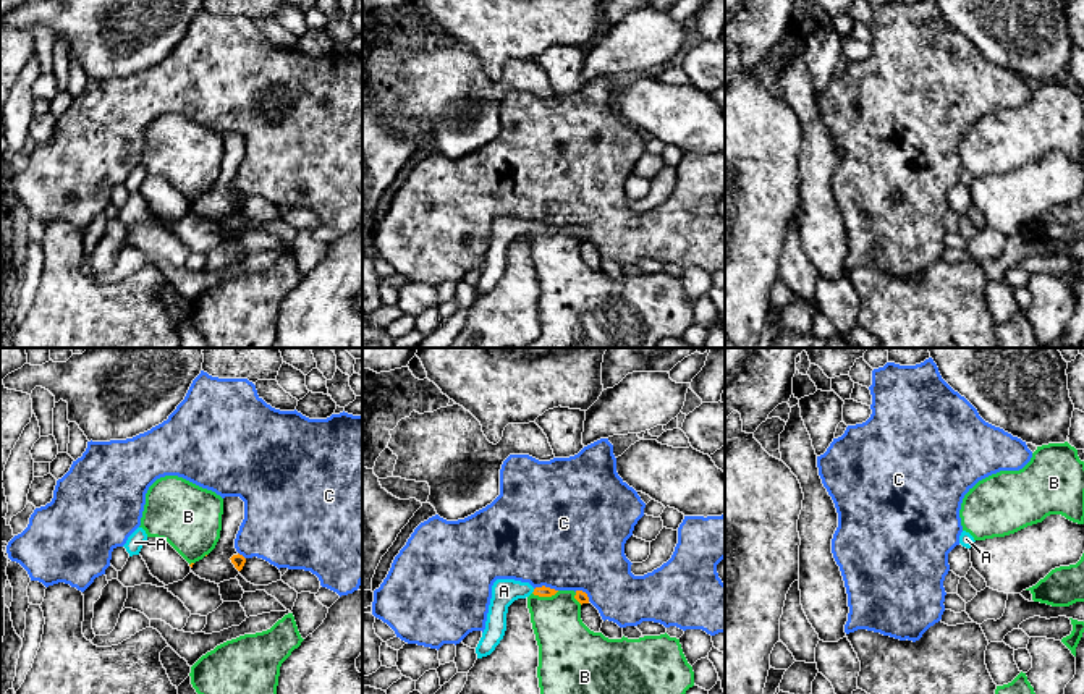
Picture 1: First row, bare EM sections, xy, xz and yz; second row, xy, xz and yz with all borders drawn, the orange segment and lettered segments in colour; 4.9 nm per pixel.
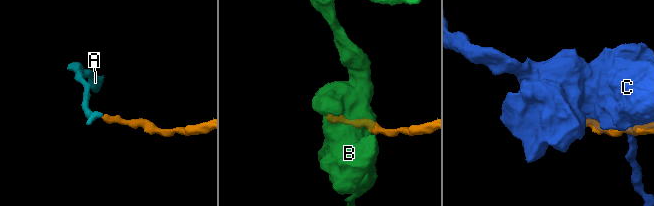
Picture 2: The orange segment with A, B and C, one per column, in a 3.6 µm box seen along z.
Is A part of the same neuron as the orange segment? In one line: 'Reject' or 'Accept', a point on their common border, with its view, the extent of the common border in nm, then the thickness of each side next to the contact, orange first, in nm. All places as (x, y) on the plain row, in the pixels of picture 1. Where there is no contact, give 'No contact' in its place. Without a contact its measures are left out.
Accept. Touches orange at xz (534, 228). Shared border 30 nm. Thickness 50 nm (orange) against 130 nm

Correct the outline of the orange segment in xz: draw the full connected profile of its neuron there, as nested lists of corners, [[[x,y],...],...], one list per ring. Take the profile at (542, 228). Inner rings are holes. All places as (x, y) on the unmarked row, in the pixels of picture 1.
[[[497,217],[492,223],[492,236],[489,243],[485,267],[476,285],[477,296],[490,293],[506,269],[506,251],[508,244],[518,238],[526,236],[531,231],[539,235],[552,235],[558,228],[550,225],[532,225],[529,220],[521,220],[514,217]]]

